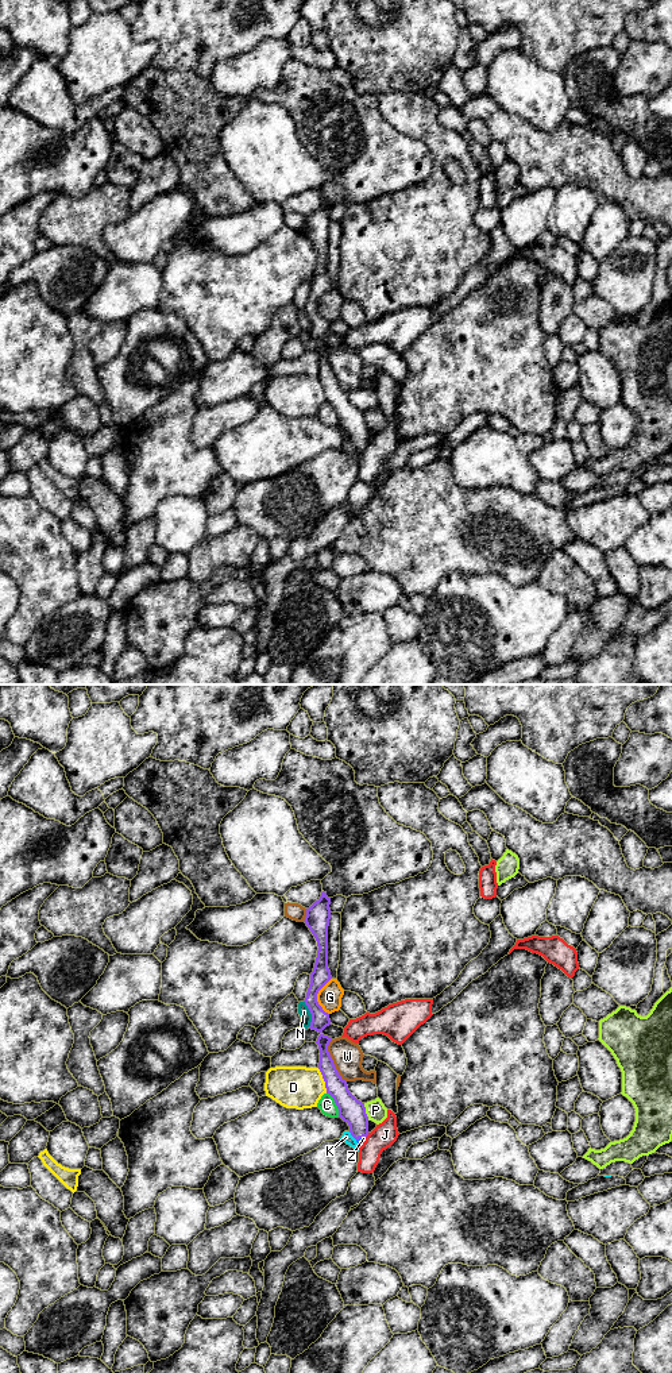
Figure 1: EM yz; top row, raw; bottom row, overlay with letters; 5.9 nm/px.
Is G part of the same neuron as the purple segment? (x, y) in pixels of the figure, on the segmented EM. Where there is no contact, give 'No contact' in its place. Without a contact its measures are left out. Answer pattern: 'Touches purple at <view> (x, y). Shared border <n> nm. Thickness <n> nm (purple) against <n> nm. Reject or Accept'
Touches purple at yz (316, 997). Shared border 220 nm. Thickness 110 nm (purple) against 140 nm. Reject

